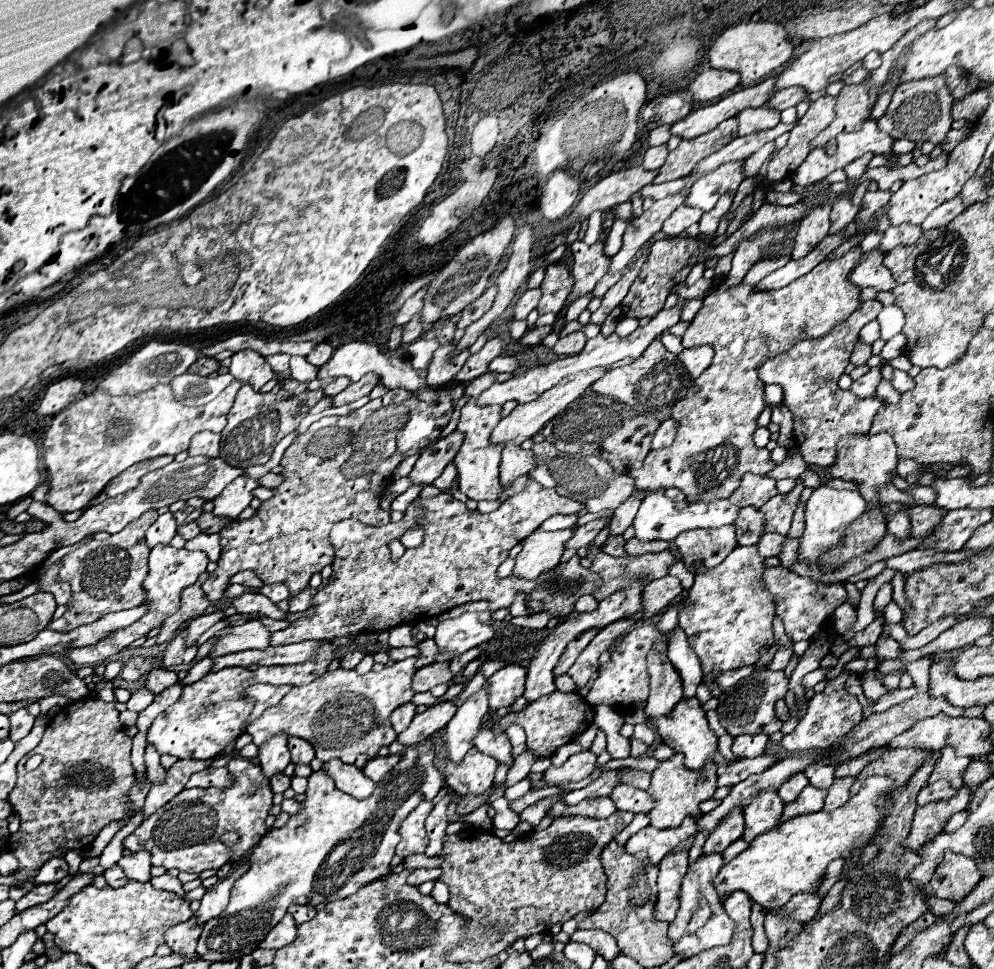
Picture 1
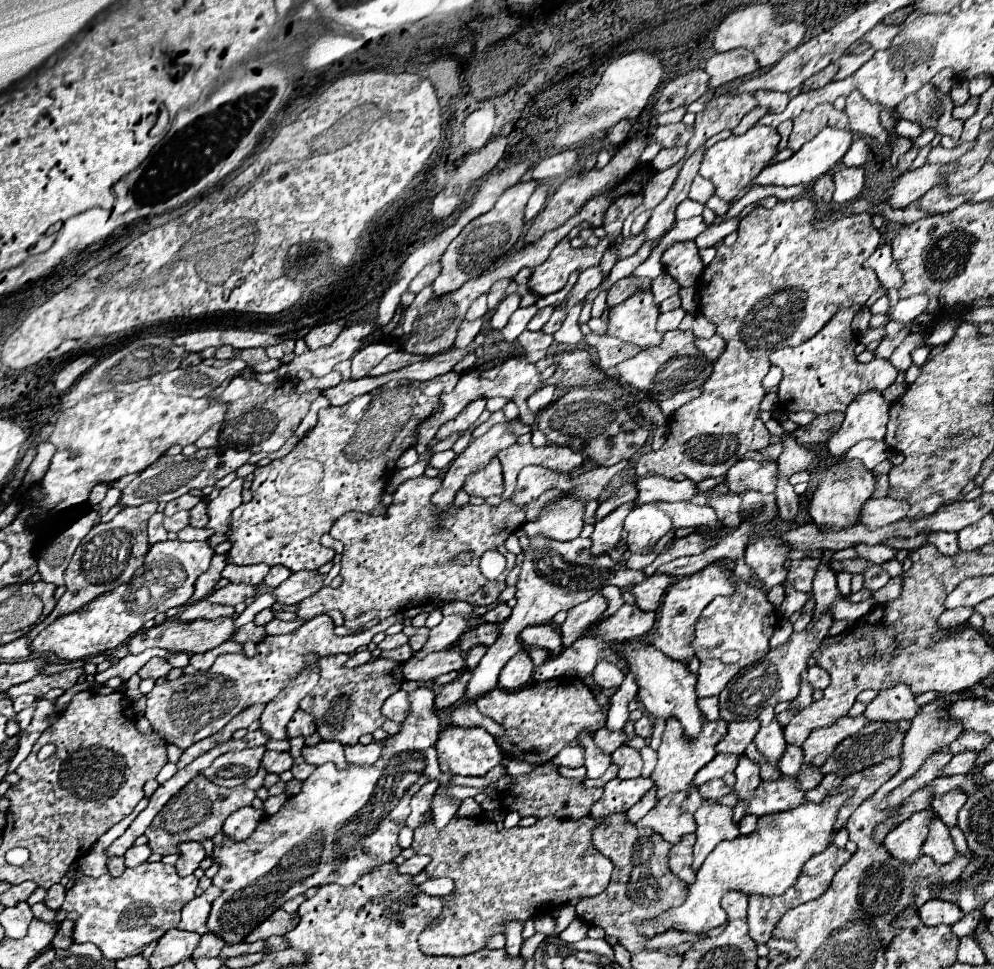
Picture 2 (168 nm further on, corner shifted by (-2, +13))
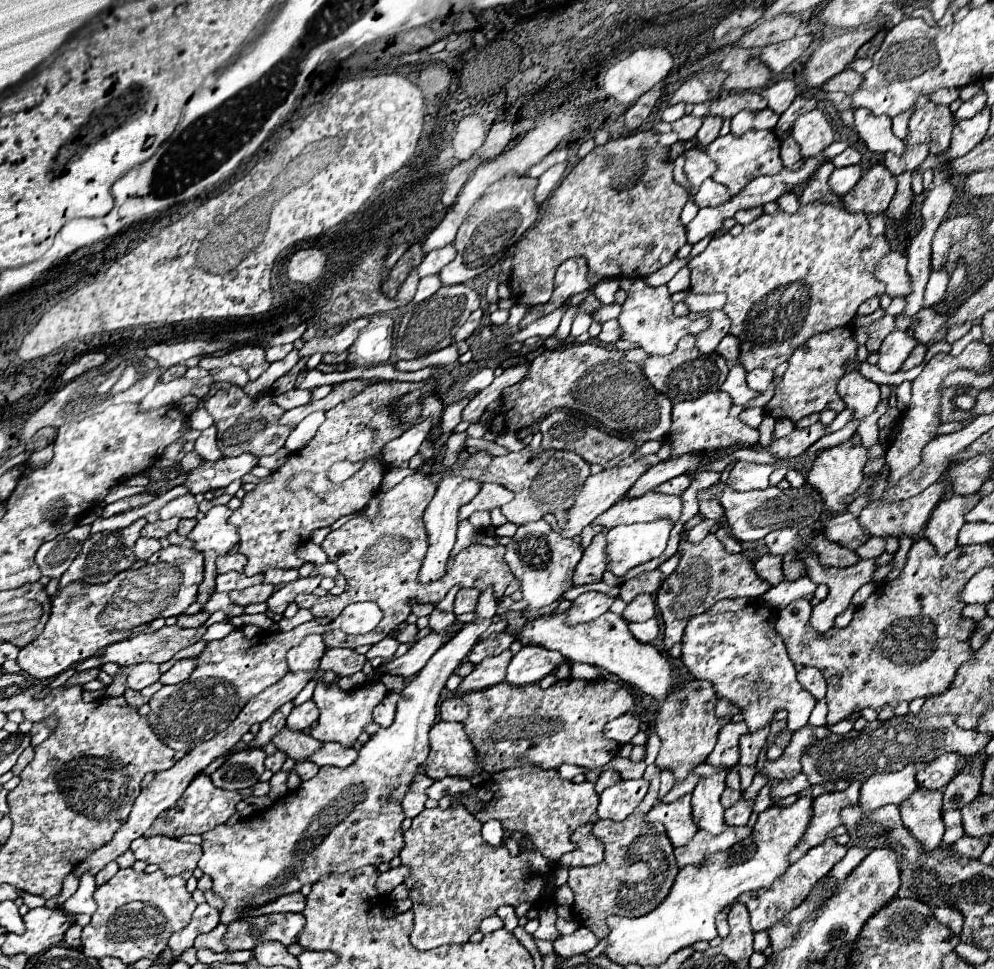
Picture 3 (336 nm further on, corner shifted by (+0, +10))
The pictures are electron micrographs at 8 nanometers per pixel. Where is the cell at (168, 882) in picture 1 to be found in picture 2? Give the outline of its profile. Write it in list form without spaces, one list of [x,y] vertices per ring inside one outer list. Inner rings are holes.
[[[418,687],[408,693],[410,713],[402,721],[400,731],[388,737],[382,747],[384,755],[374,765],[350,765],[346,769],[336,769],[334,763],[324,763],[314,769],[314,773],[304,781],[302,791],[282,805],[274,815],[266,815],[254,833],[244,841],[234,841],[224,835],[220,845],[214,845],[212,861],[220,865],[220,871],[212,879],[220,887],[220,897],[214,899],[208,917],[208,929],[220,935],[226,943],[242,943],[244,937],[258,927],[268,915],[284,905],[284,901],[306,893],[310,887],[320,887],[328,883],[352,885],[366,871],[390,863],[400,855],[398,833],[406,825],[412,795],[430,779],[440,779],[438,757],[434,743],[440,735],[440,721],[434,711],[434,691],[428,687]]]

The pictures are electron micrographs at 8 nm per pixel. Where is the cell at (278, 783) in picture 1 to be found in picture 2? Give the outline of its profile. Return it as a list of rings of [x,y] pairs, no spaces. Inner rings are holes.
[[[266,751],[264,759],[262,759],[262,767],[268,773],[282,773],[288,771],[294,765],[294,759],[290,757],[290,753],[278,753],[278,751]]]

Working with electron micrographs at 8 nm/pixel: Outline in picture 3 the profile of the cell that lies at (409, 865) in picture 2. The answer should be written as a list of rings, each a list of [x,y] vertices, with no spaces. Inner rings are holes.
[[[398,866],[398,868],[392,868],[384,874],[378,876],[378,890],[382,890],[382,894],[390,894],[398,884],[402,884],[406,880],[406,876],[410,874],[410,866]]]

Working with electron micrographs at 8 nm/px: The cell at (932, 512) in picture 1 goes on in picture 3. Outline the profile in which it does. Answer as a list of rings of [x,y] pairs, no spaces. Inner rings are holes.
[[[848,510],[844,514],[832,518],[826,524],[824,536],[828,540],[832,540],[832,542],[838,542],[838,544],[842,544],[846,548],[854,548],[854,550],[858,546],[862,546],[870,538],[868,530],[862,528],[860,522],[858,522],[858,518],[852,512],[848,512]]]

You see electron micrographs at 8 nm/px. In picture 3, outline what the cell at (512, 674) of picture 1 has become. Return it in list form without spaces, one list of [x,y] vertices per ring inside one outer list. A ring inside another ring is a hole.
[[[522,646],[522,650],[512,658],[506,668],[506,682],[514,686],[540,682],[546,674],[554,672],[558,664],[566,662],[566,658],[558,652],[544,650],[542,646]]]

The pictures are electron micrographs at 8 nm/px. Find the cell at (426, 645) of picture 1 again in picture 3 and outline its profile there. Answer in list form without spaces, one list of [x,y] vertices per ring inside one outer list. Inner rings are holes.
[[[402,622],[402,624],[392,632],[392,636],[394,636],[398,642],[402,642],[402,644],[410,644],[410,642],[414,642],[416,634],[418,634],[416,624],[406,624],[406,622]]]

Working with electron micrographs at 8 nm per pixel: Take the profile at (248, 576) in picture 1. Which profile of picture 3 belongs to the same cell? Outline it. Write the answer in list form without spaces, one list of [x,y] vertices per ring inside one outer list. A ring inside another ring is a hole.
[[[228,572],[228,574],[218,574],[216,576],[216,590],[218,592],[230,592],[230,590],[244,590],[254,584],[262,584],[264,574],[256,576],[244,576],[242,572]]]

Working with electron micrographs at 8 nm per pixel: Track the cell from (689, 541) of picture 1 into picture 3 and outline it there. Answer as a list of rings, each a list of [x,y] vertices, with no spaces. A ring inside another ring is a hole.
[[[660,492],[644,494],[642,498],[622,498],[610,510],[602,512],[594,524],[604,528],[614,528],[620,524],[634,524],[634,522],[652,522],[660,518],[668,518],[670,522],[678,522],[682,514],[682,500],[680,496],[668,496]]]

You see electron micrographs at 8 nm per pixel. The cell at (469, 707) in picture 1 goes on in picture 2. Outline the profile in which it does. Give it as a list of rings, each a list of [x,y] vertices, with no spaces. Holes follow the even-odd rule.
[[[536,535],[536,539],[530,539],[530,547],[522,551],[522,569],[518,579],[518,591],[516,591],[516,605],[512,609],[512,615],[504,621],[500,637],[494,645],[488,647],[486,655],[478,663],[478,667],[472,673],[472,679],[468,683],[466,699],[476,699],[488,691],[492,691],[498,685],[500,669],[522,649],[518,647],[518,633],[528,625],[540,625],[550,621],[558,611],[568,611],[574,605],[588,601],[594,593],[598,593],[606,585],[616,587],[628,587],[630,583],[640,583],[646,579],[644,571],[632,571],[624,563],[614,563],[608,555],[606,557],[592,557],[590,555],[590,539],[572,539],[572,541],[556,541],[556,539],[544,539],[544,535]]]

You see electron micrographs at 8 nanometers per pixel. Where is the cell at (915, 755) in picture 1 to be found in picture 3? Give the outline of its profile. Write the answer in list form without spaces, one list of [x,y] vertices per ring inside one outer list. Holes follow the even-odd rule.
[[[854,780],[846,790],[822,794],[814,800],[814,818],[810,822],[810,830],[806,830],[806,838],[802,838],[798,850],[790,854],[790,862],[800,860],[810,848],[828,840],[828,834],[840,826],[842,808],[858,804],[862,782],[864,780]]]

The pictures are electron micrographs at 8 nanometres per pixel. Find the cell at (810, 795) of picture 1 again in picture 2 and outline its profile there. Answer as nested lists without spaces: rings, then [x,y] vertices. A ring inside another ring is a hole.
[[[782,777],[778,781],[762,781],[760,787],[756,787],[756,795],[748,799],[748,813],[752,815],[766,815],[766,813],[778,813],[778,811],[788,811],[804,803],[804,793],[802,789],[796,787],[796,779]]]

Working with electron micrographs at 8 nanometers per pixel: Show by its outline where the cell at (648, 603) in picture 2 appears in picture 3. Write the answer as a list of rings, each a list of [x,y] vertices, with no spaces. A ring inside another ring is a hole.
[[[642,592],[638,594],[624,610],[624,618],[628,622],[644,622],[644,620],[650,620],[652,616],[656,614],[656,604],[654,604],[654,594],[648,594],[648,592]]]

